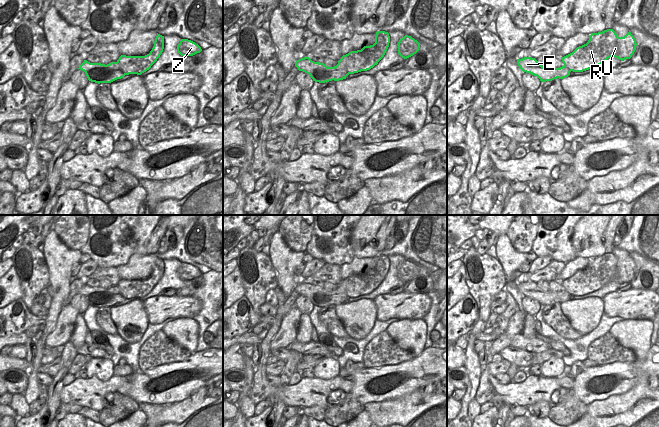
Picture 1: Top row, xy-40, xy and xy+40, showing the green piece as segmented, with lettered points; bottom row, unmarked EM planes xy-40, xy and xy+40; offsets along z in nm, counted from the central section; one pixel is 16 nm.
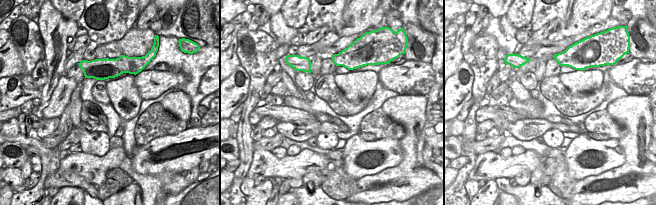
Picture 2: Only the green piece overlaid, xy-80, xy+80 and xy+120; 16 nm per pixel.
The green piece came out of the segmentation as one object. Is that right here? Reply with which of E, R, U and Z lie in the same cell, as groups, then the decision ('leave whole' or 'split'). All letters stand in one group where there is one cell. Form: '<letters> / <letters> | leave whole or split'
E / R U Z | split

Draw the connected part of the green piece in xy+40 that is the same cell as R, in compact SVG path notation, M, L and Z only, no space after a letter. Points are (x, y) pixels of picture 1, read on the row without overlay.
M607 253L591 257L586 268L561 281L561 284L571 295L583 296L601 289L610 281L621 285L630 283L636 270L636 264L630 254L624 261L618 261L613 253Z

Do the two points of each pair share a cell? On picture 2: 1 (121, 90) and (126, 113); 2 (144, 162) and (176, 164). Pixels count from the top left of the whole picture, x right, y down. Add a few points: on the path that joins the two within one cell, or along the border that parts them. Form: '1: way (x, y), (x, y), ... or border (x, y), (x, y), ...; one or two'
1: way (121, 96), (121, 100), (118, 103), (120, 107); one
2: way (152, 162), (168, 163); one

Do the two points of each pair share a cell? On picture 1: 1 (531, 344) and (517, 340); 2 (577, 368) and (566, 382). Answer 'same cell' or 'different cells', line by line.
1: same cell
2: different cells

